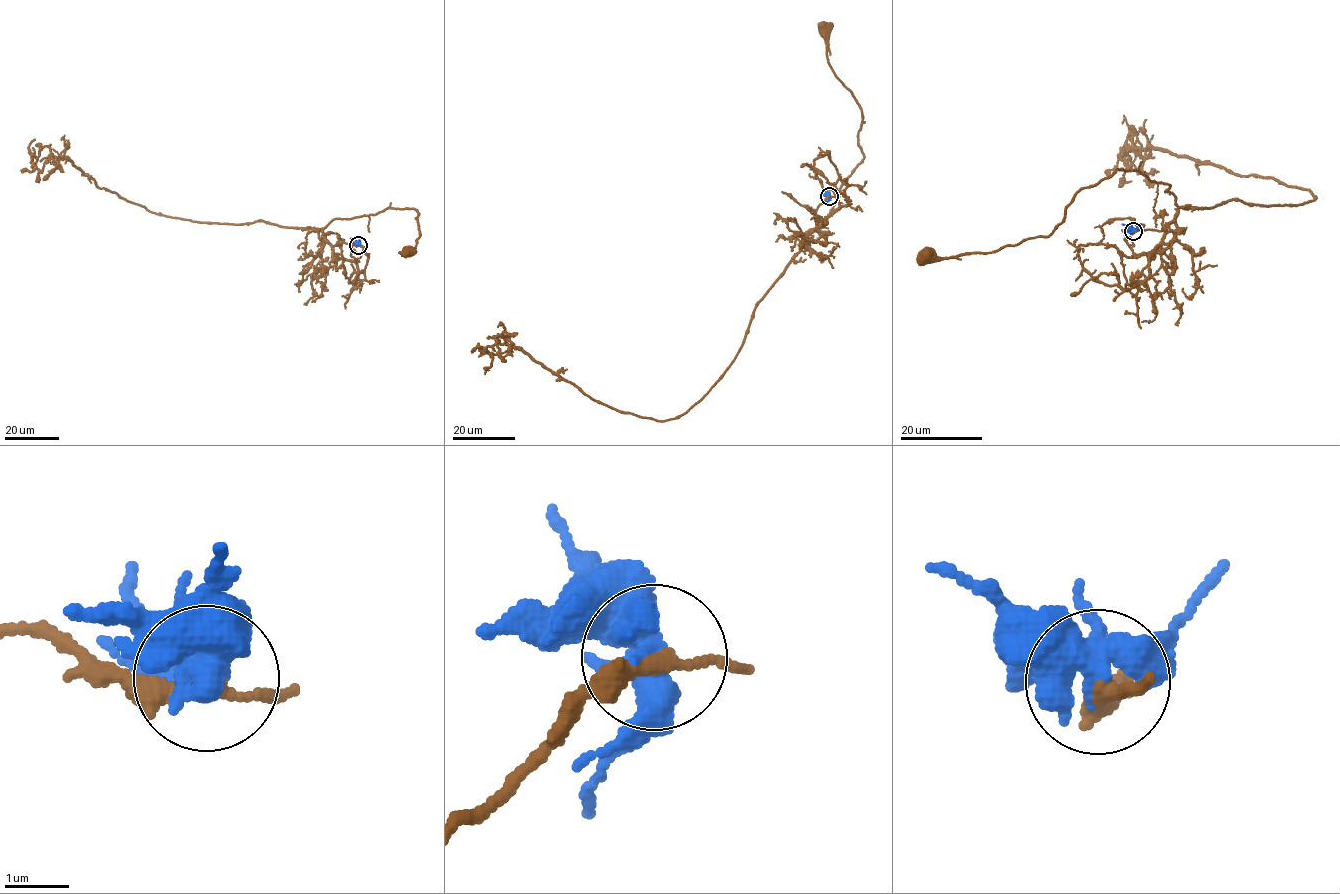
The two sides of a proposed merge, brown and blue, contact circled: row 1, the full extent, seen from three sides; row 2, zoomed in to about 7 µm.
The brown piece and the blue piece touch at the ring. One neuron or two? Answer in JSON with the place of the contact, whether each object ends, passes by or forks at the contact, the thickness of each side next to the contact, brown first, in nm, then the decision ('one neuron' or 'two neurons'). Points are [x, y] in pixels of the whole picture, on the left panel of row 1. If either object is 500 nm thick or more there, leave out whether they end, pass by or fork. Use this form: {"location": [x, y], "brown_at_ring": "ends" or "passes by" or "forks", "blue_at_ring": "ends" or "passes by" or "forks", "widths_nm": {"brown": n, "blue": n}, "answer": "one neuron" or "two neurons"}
{"location": [358, 245], "brown_at_ring": "passes by", "blue_at_ring": "forks", "widths_nm": {"brown": 240, "blue": 440}, "answer": "two neurons"}

